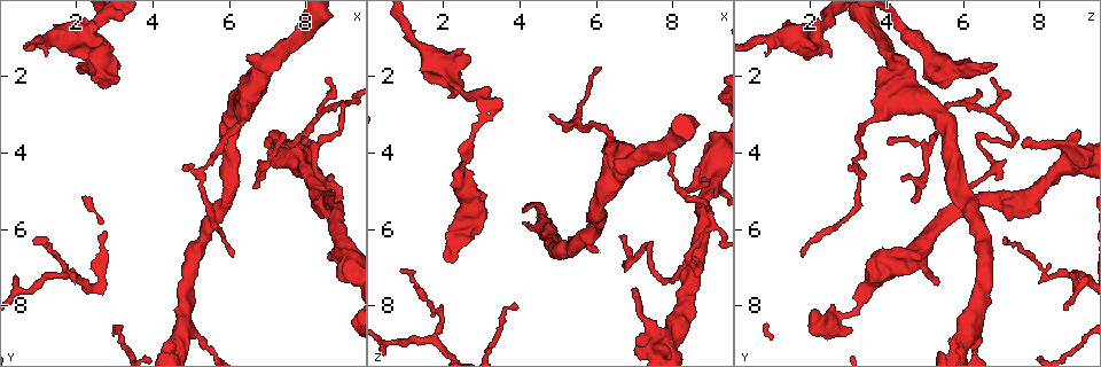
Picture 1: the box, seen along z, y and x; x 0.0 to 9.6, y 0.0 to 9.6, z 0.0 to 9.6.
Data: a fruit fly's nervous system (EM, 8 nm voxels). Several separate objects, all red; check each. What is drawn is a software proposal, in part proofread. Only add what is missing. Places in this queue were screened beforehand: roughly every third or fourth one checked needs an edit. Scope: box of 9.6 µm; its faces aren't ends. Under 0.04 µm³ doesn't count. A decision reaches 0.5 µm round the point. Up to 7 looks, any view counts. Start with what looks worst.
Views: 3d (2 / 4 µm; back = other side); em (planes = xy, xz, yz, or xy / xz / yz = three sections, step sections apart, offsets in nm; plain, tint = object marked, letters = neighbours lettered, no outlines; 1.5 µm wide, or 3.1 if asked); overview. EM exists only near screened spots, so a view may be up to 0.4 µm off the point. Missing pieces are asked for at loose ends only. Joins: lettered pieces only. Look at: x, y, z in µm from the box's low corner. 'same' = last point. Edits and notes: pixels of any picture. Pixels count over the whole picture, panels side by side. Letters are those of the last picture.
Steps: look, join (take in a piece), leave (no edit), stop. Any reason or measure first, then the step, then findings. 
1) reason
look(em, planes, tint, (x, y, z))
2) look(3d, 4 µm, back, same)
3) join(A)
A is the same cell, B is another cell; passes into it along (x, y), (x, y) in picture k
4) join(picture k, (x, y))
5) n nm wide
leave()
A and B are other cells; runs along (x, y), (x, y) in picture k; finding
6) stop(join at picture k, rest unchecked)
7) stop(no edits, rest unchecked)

stops while still wide
look(em, planes, letters, (7.10, 3.90, 9.15))

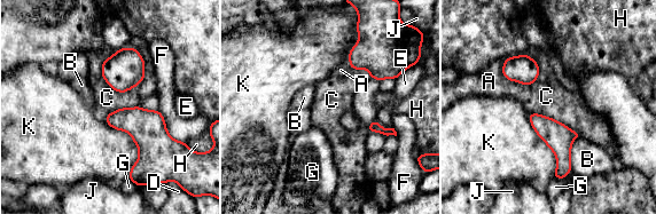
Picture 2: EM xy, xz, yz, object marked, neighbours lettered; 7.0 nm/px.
leave()
A, B, C, D, E, F, G, H, J and K are other cells; border along (529, 112), (556, 119), (582, 135) in picture 2; no lettered piece goes on from it

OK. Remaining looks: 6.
an open end
look(em, xy, step 4, tint, (2.55, 0.65, 1.35))

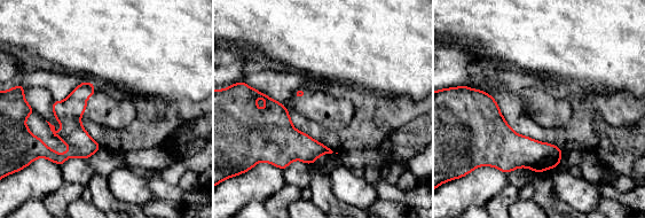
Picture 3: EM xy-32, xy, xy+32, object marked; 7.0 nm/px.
another direction
look(em, xz, step 8, letters, same)

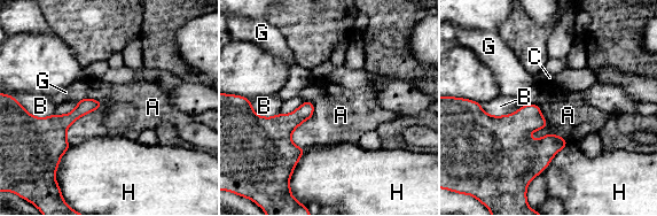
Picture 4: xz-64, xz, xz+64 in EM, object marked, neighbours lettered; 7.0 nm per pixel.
leave()
A, B, C, G and H are other cells; runs along (96, 103), (61, 128), (62, 149) in picture 4; none of them fits

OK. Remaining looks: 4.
tapers out
look(em, xy, step 4, letters, (8.55, 2.10, 6.80))

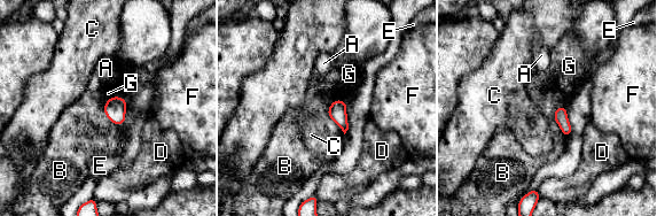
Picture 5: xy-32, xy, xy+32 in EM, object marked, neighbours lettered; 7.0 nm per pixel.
another direction
look(em, planes, letters, same)

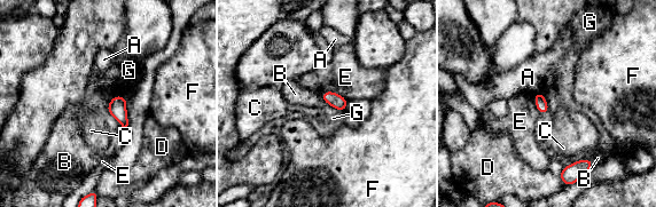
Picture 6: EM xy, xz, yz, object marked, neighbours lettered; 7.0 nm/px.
80 nm wide
leave()
A, B, C, D, E, F and G are other cells; no lettered piece goes on from it

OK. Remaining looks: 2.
stop(no edits, rest unchecked)

